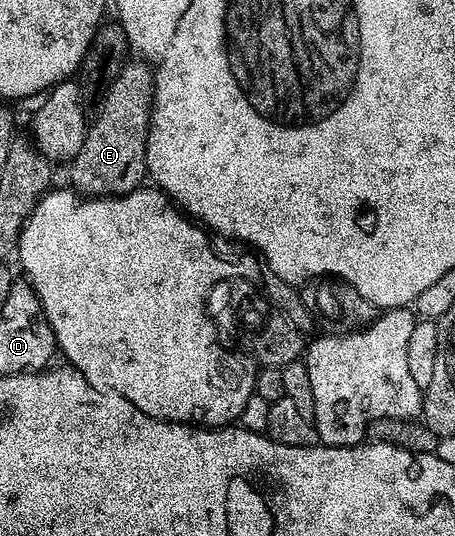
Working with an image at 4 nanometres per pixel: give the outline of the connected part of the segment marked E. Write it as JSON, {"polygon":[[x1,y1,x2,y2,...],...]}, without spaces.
{"polygon":[[126,62,121,73,105,89,105,105,98,110,94,120,92,117,85,129,83,146,68,165,68,183,80,195,86,198,126,196,128,192,136,192,142,187,147,176,145,139,149,133,149,114,153,106,153,73,154,69,148,63]]}

